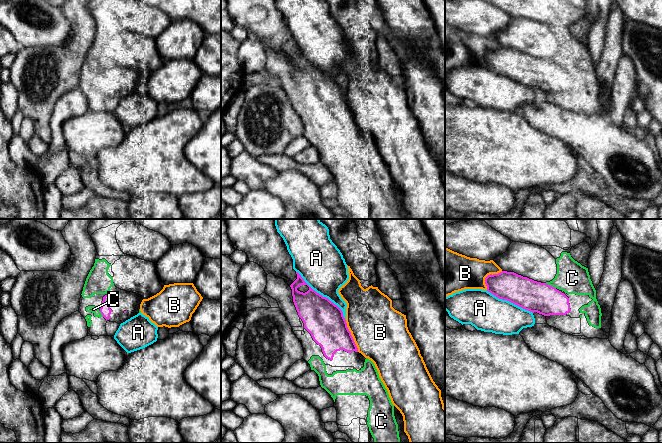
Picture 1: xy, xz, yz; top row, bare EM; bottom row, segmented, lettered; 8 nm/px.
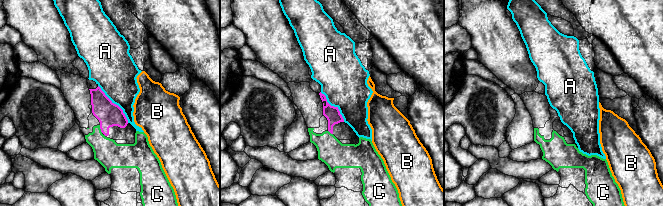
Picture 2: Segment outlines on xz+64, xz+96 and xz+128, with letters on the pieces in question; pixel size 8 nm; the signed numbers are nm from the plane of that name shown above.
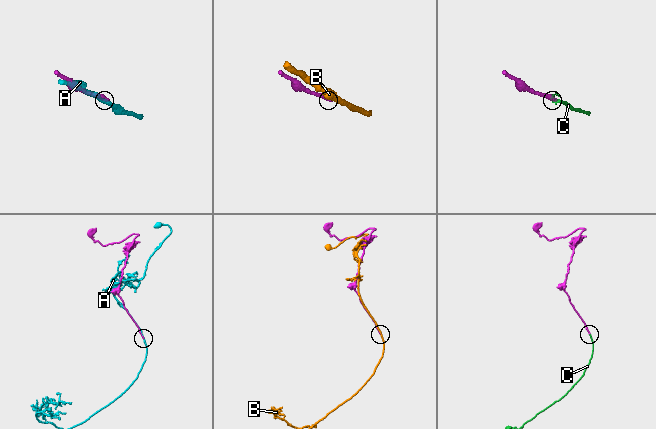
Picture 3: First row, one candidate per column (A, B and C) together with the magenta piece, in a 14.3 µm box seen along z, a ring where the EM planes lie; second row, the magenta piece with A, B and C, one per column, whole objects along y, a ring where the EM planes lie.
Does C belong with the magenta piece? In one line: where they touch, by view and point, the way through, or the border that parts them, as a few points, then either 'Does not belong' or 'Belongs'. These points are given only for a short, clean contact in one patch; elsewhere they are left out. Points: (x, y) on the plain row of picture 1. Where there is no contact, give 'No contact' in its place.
Touches magenta at yz (549, 61). Belongs

